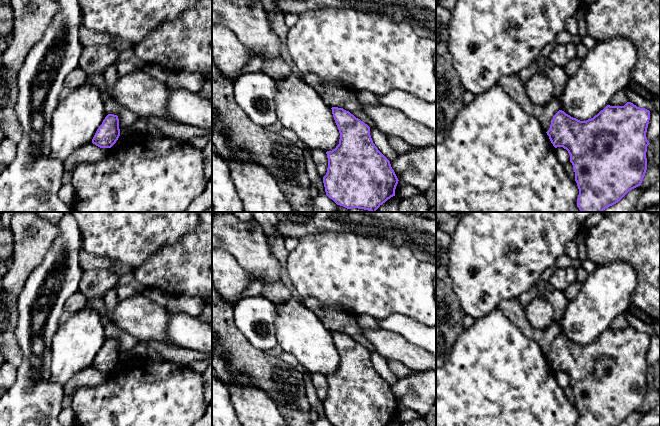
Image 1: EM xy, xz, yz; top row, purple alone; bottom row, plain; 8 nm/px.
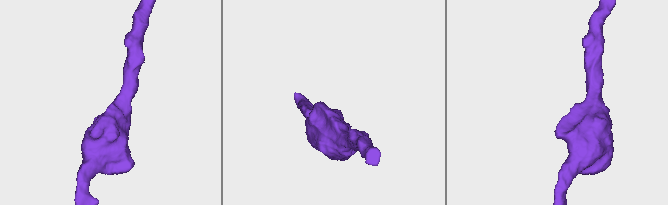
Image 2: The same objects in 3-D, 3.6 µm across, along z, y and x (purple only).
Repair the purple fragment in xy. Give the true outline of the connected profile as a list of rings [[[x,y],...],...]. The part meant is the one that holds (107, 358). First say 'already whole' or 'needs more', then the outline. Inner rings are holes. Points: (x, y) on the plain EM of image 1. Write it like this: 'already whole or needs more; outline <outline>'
already whole; outline [[[108,338],[97,353],[92,367],[100,372],[111,372],[120,360],[119,343],[117,339]]]

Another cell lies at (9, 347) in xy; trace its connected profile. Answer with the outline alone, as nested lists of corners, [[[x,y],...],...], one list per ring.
[[[0,291],[0,352],[5,362],[18,368],[22,362],[22,350],[17,342],[15,330],[18,321],[18,297]]]

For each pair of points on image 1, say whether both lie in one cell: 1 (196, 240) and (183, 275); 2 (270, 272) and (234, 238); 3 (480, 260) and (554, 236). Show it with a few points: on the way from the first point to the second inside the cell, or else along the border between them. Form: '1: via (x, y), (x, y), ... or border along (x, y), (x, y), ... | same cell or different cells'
1: via (196, 249), (196, 262), (192, 266) | same cell
2: via (261, 263), (243, 245) | same cell
3: via (499, 248), (521, 226), (536, 226) | same cell

